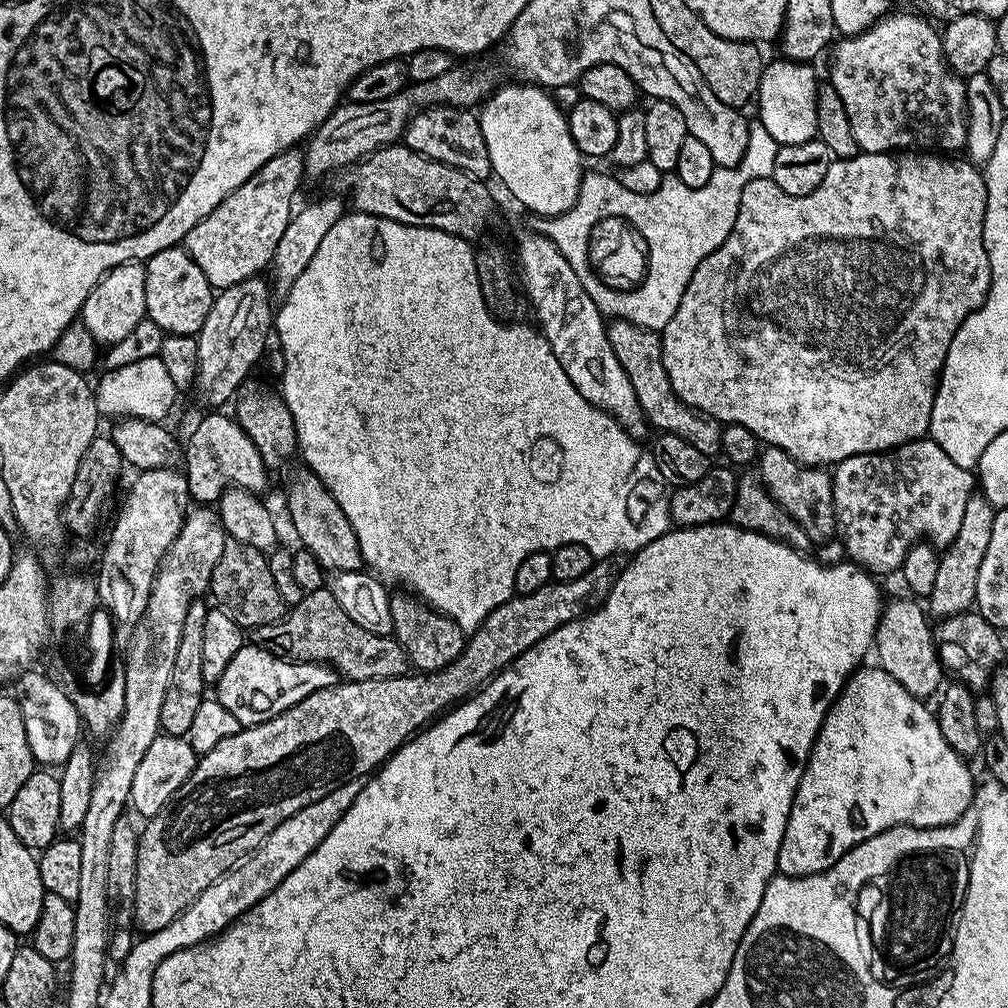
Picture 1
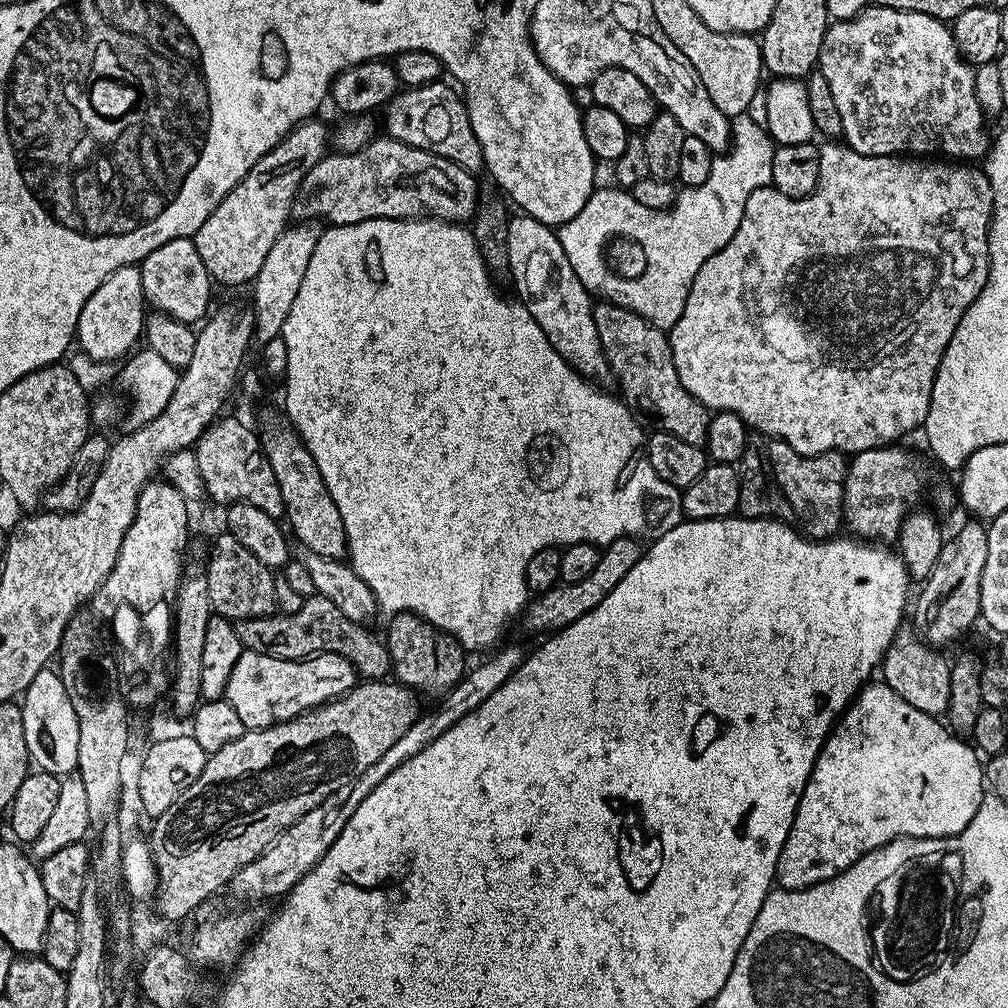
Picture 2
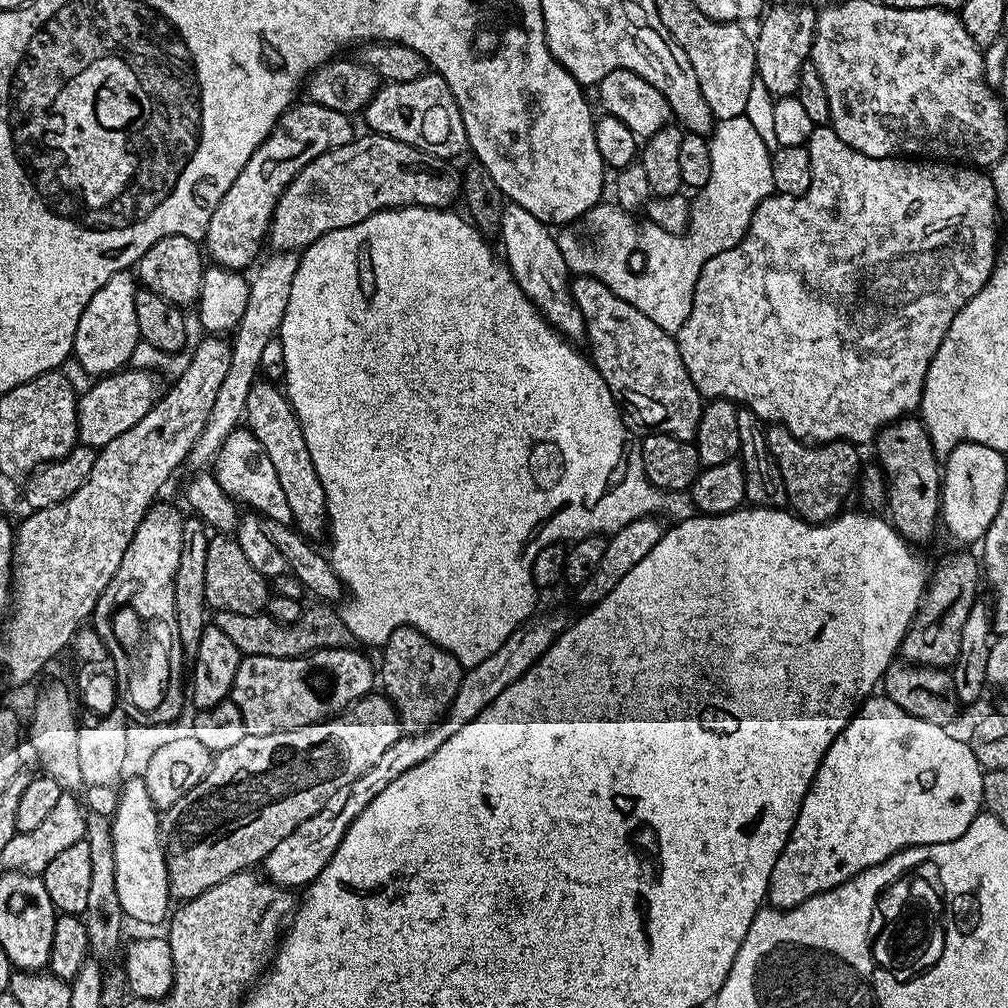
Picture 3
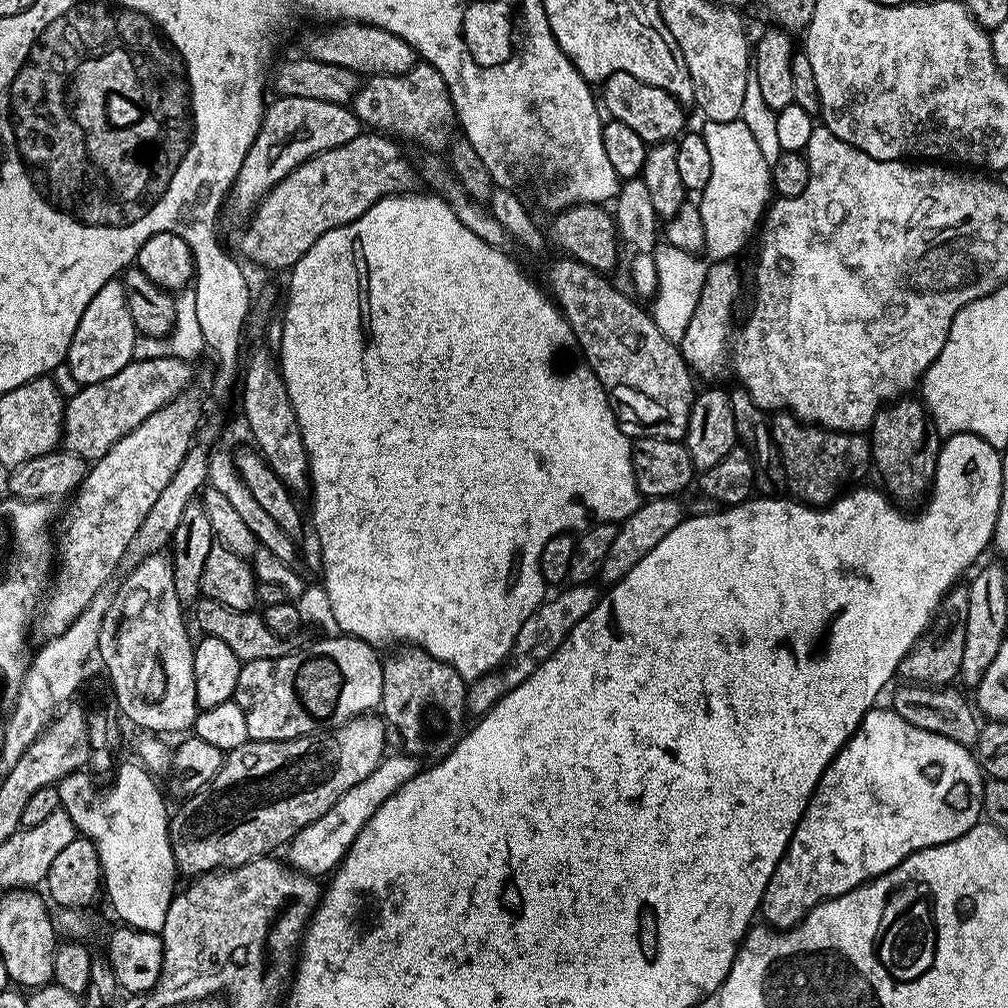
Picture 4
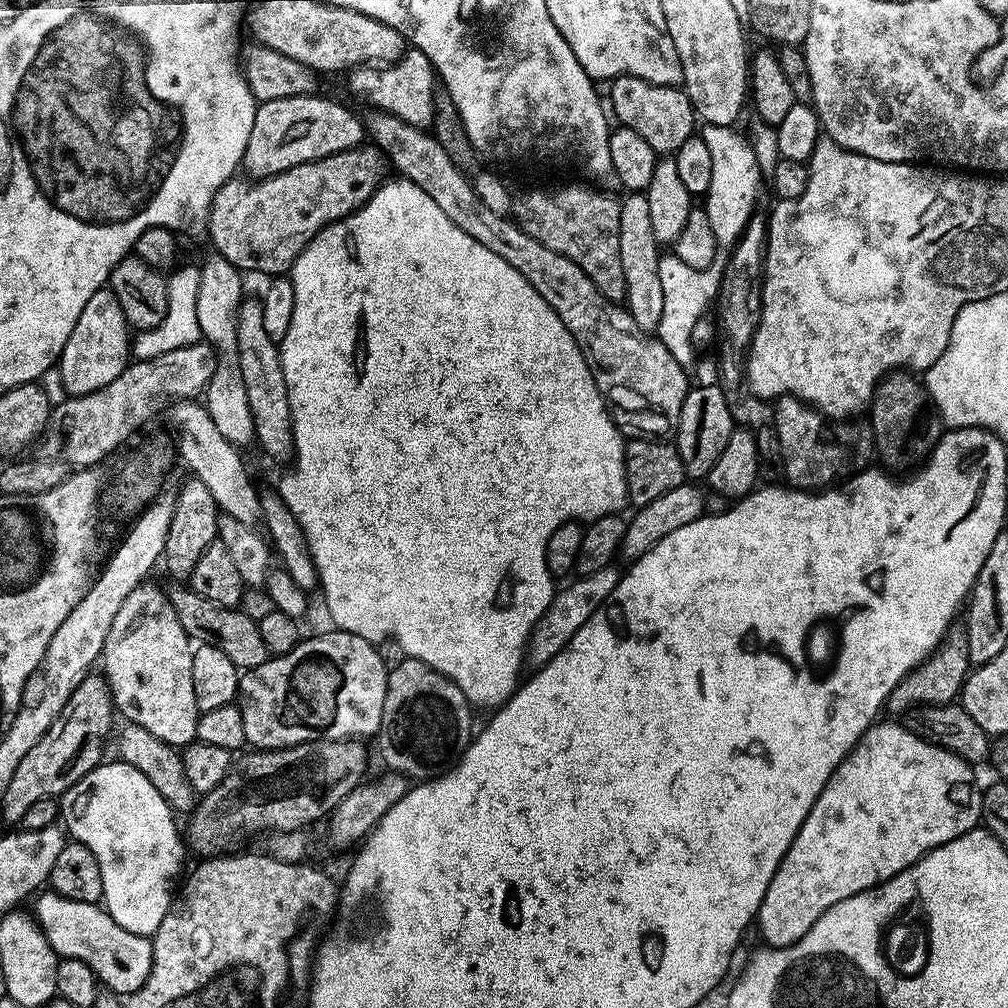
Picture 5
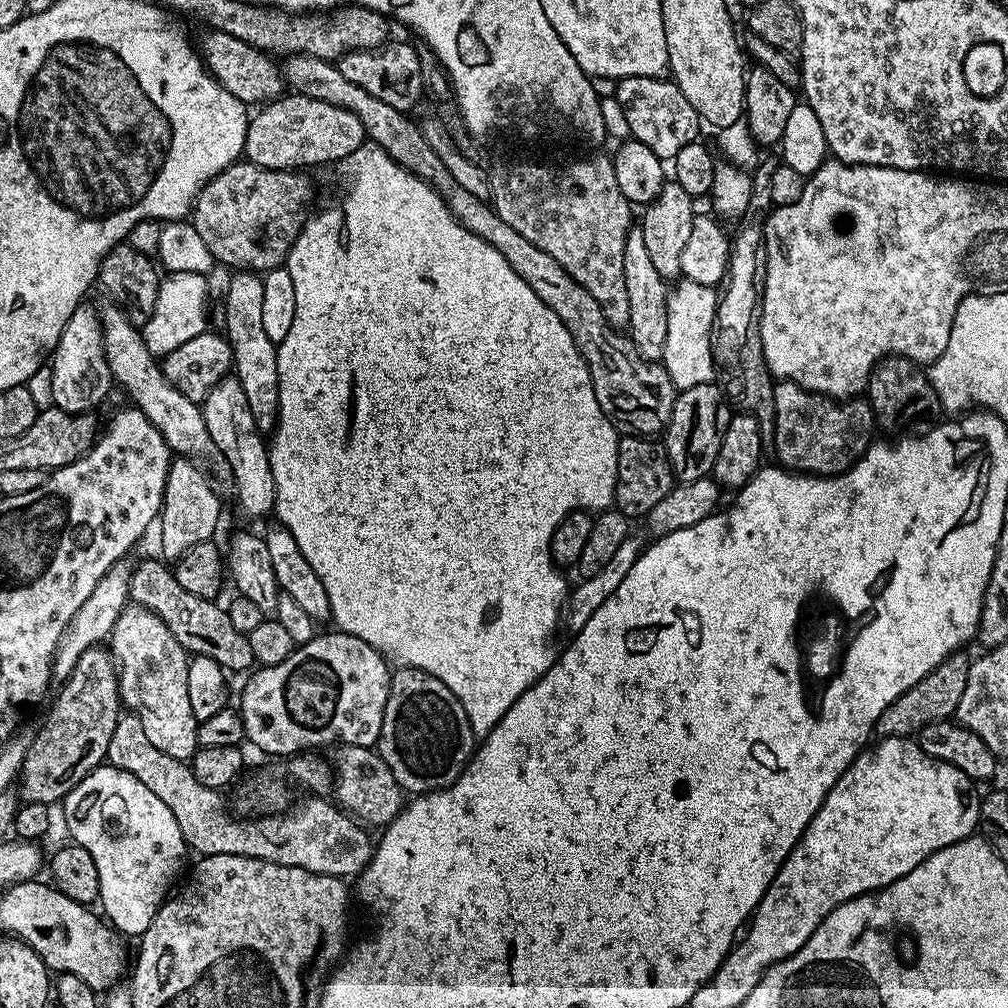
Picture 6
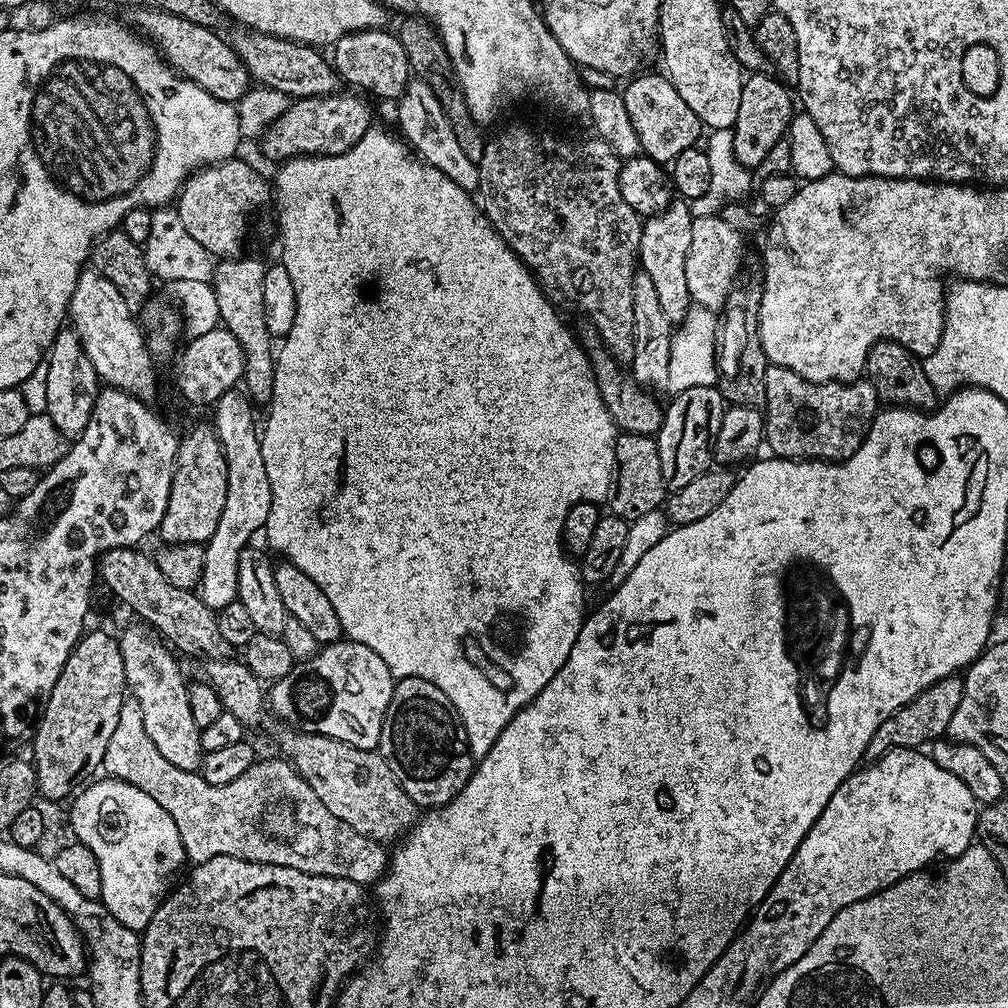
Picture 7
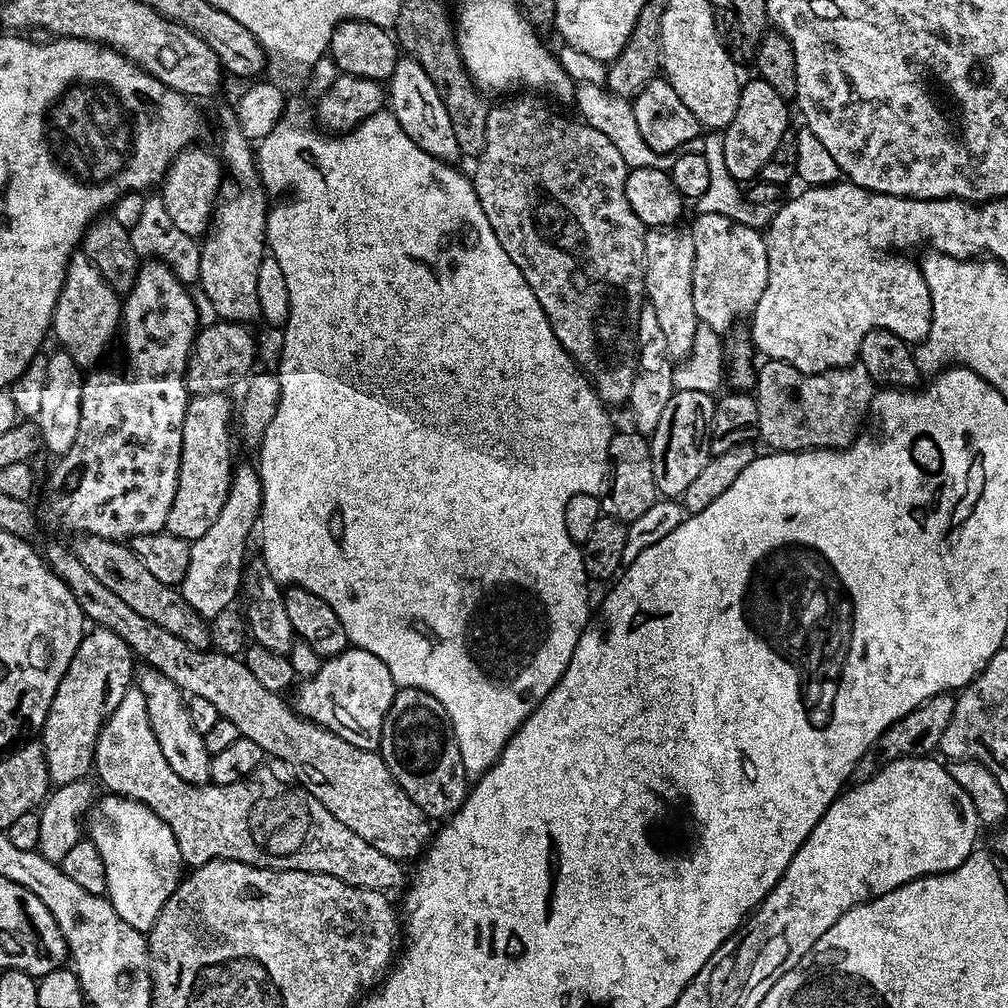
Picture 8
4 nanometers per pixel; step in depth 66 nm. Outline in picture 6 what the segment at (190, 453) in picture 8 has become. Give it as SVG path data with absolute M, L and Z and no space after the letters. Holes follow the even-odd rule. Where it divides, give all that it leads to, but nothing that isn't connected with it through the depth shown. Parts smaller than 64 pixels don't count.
M191 458L173 459L168 468L164 487L164 507L158 517L162 526L162 550L160 556L168 562L178 562L194 546L215 537L220 524L220 496L208 481L201 465Z

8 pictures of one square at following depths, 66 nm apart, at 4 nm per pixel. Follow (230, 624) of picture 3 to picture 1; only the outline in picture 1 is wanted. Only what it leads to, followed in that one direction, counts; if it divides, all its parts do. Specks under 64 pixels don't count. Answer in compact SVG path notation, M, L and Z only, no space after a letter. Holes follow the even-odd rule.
M320 586L311 592L305 591L304 597L291 605L290 611L272 624L251 629L251 643L262 650L274 654L283 660L295 660L302 664L327 664L331 666L345 681L349 680L385 680L405 675L409 671L408 653L392 636L370 634L370 630L362 630L358 622L351 618L334 602L334 594L326 586Z

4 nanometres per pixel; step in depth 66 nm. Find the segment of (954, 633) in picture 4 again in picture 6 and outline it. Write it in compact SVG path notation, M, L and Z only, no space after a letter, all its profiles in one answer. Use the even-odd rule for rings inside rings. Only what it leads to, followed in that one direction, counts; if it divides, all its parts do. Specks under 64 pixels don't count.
M961 650L947 656L937 668L926 674L926 678L922 678L922 682L918 682L897 700L890 702L890 706L886 706L886 710L882 710L878 718L874 729L875 735L880 738L912 738L926 726L951 721L958 710L958 702L962 702L962 694L966 691L966 678L970 678L972 660L966 653L967 651Z

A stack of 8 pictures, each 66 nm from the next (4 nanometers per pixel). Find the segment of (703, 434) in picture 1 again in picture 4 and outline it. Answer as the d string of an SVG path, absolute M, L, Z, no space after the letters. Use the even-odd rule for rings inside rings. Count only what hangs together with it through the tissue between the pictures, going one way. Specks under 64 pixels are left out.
M560 259L564 260L556 260L548 268L547 291L571 326L580 355L607 390L617 417L625 425L636 424L637 433L683 441L694 399L694 376L679 347L667 340L652 316L645 309L643 312L627 291L619 292L607 275L577 260Z

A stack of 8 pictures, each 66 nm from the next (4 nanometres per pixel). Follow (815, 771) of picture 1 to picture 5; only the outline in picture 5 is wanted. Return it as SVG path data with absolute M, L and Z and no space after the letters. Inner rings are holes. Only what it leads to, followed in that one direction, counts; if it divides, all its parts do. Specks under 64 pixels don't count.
M883 722L873 724L868 729L868 733L852 747L848 757L834 770L834 774L830 774L826 786L822 786L822 794L818 794L810 814L806 814L806 822L802 822L790 850L786 850L774 878L770 878L770 882L766 886L766 898L762 898L760 903L758 913L760 936L765 940L768 948L785 948L798 942L802 938L802 934L806 934L806 930L810 930L810 926L814 926L814 922L818 922L821 914L830 910L830 906L842 902L842 898L850 898L854 894L885 884L887 880L894 878L914 862L918 862L930 850L966 834L971 828L975 828L981 823L980 798L982 792L979 787L976 789L976 776L972 773L975 772L973 765L969 764L967 760L958 758L950 750L939 748L937 744L931 744L919 732L911 727L908 728L903 728L900 724L883 724Z

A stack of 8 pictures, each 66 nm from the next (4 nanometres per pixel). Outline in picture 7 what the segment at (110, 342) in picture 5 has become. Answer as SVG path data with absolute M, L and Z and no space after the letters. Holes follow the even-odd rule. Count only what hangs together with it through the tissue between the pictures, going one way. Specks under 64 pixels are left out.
M62 330L56 335L52 347L46 353L46 361L49 364L46 415L52 419L54 426L58 426L58 430L64 433L65 437L75 438L80 435L86 422L90 422L90 414L96 405L96 397L102 391L101 381L96 375L94 366L90 366L75 331Z

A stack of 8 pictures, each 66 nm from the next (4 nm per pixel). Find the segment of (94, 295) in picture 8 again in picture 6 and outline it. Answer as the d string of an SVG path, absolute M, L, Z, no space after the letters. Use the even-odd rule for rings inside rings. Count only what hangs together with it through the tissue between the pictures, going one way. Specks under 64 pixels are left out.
M112 306L108 313L103 313L104 354L112 371L113 381L120 384L133 396L135 407L150 418L152 425L159 430L177 457L188 457L197 462L204 462L214 443L210 430L206 426L204 409L197 401L186 398L164 377L161 365L148 353L143 335L131 323L119 307Z

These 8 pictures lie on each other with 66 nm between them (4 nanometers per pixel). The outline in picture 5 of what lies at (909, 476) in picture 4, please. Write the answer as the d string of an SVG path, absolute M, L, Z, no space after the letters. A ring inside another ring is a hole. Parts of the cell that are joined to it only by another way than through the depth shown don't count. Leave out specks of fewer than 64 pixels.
M911 371L889 372L876 386L870 405L870 423L874 437L874 452L885 469L912 470L927 460L942 435L940 413L932 407L932 396L923 379L916 380Z

